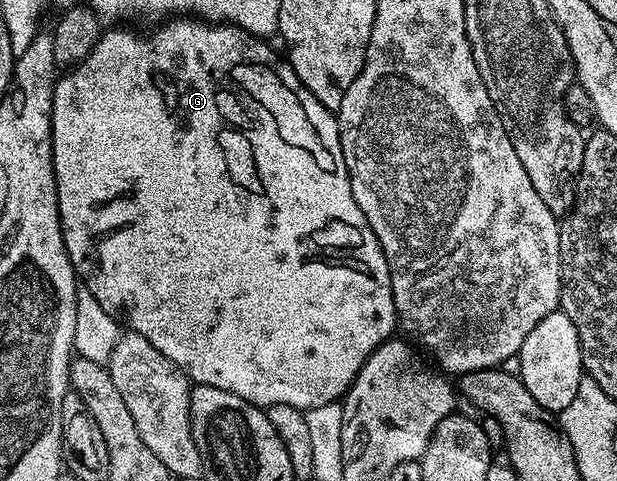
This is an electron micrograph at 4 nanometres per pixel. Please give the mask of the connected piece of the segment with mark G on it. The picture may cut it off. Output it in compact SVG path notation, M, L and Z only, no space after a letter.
M168 18L163 21L161 28L156 28L153 32L148 32L143 36L140 32L131 32L128 26L112 26L112 28L101 35L100 41L86 54L82 63L69 67L68 72L59 77L54 90L52 99L52 165L56 175L56 193L58 194L58 210L60 211L60 229L62 238L66 246L66 254L72 263L72 269L78 273L83 283L98 298L102 305L102 310L106 314L115 316L117 321L123 322L133 332L142 334L154 346L154 350L162 350L174 366L181 368L187 374L189 381L193 385L205 384L214 386L218 390L226 390L246 402L256 405L257 408L268 409L272 404L282 406L294 406L295 408L310 409L314 407L326 406L327 403L339 401L346 395L348 389L352 387L354 378L360 372L361 366L370 358L370 354L378 346L382 346L387 340L393 339L397 331L398 321L396 319L396 307L394 306L394 296L390 286L390 270L386 262L386 254L374 234L370 230L370 222L366 222L366 214L358 210L358 202L354 202L354 194L350 190L350 178L348 177L348 167L342 154L342 142L340 141L340 125L337 117L294 74L294 70L289 66L287 59L280 56L271 48L271 43L263 39L251 36L246 30L242 30L233 24L208 23L199 18Z

